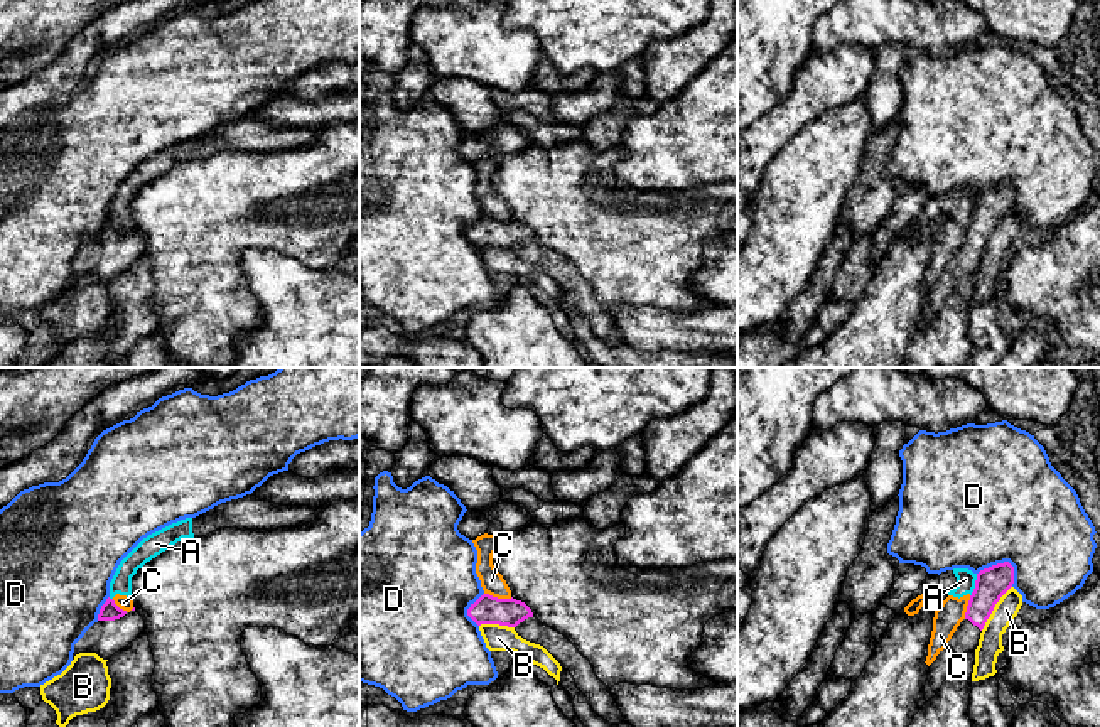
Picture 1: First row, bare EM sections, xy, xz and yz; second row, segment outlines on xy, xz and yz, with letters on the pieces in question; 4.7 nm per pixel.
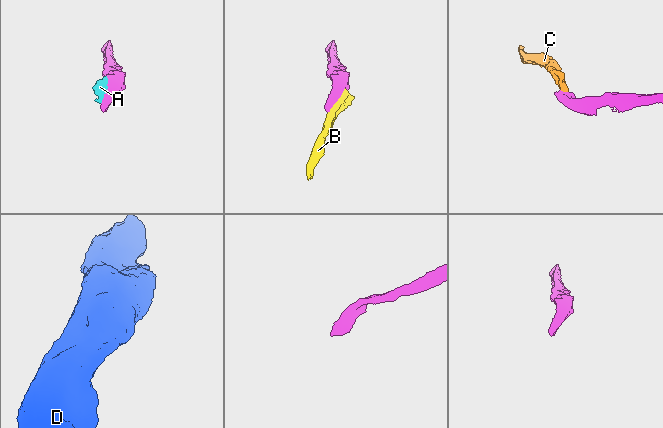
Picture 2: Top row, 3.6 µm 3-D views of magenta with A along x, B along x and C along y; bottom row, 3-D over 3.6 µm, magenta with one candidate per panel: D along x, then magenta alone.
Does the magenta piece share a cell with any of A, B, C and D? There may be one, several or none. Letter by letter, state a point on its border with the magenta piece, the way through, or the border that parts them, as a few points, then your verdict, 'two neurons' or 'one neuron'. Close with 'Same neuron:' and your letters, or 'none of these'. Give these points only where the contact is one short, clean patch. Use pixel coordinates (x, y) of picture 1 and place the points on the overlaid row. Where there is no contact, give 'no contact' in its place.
A: contact yz (975, 586); two neurons
B: contact yz (994, 606); two neurons
C: contact xz (496, 597); border xz (485, 592), (495, 597), (512, 597); two neurons
D: contact yz (1002, 564); two neurons
Same neuron: none of these

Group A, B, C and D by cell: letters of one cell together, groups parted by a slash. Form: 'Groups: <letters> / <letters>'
Groups: A C / B / D

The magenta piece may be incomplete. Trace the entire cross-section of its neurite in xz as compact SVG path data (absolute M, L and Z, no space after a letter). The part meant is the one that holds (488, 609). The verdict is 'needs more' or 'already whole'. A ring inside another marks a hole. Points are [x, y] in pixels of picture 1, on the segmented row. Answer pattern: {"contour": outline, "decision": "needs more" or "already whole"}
{"contour": "M483 594L471 607L467 616L477 624L499 624L516 627L528 617L533 617L531 609L516 599L498 599L489 594Z", "decision": "already whole"}

